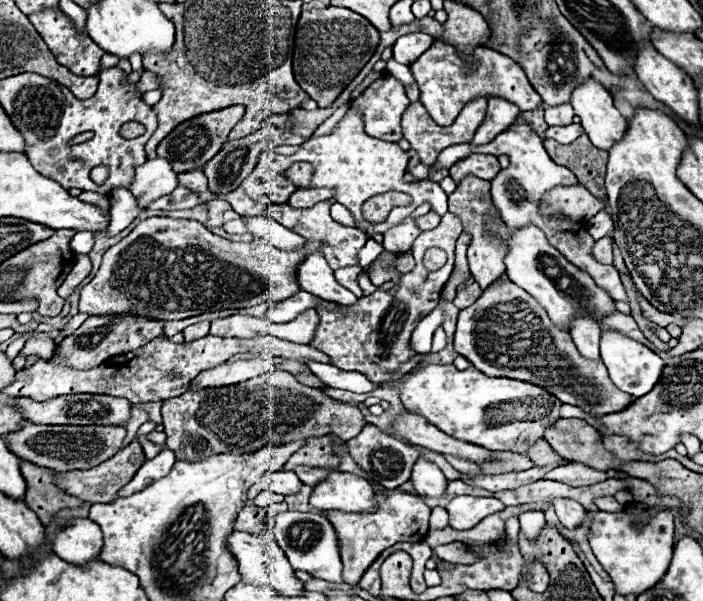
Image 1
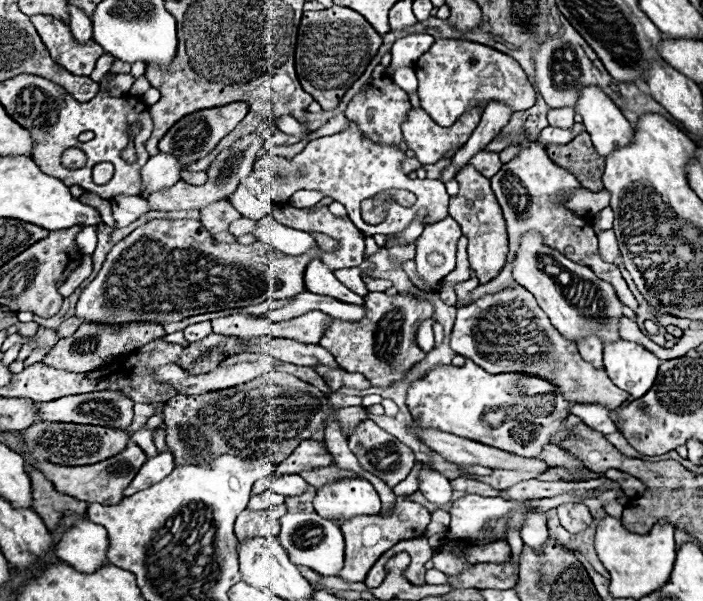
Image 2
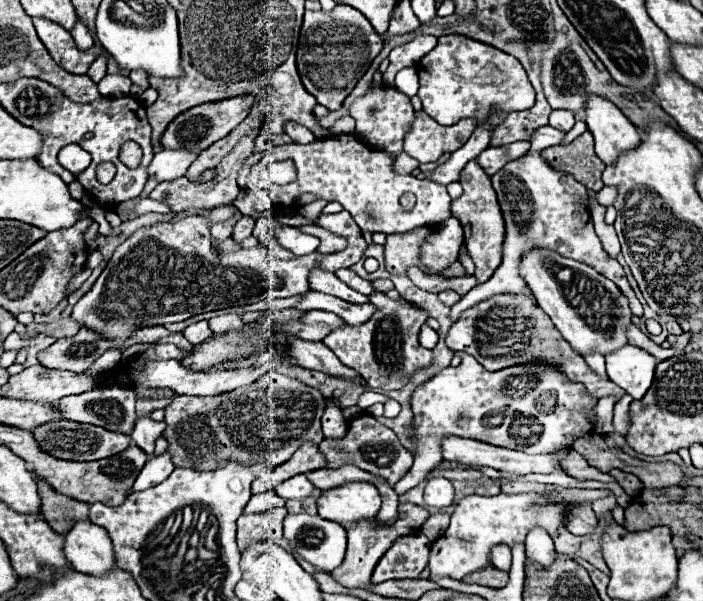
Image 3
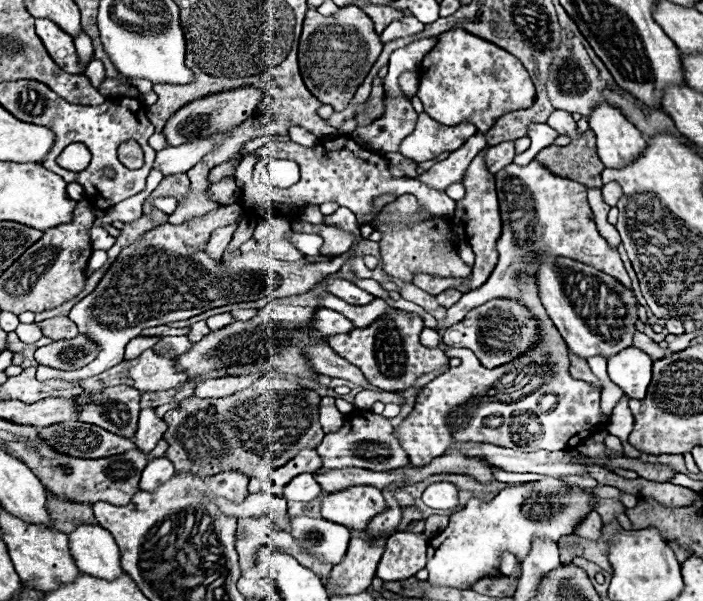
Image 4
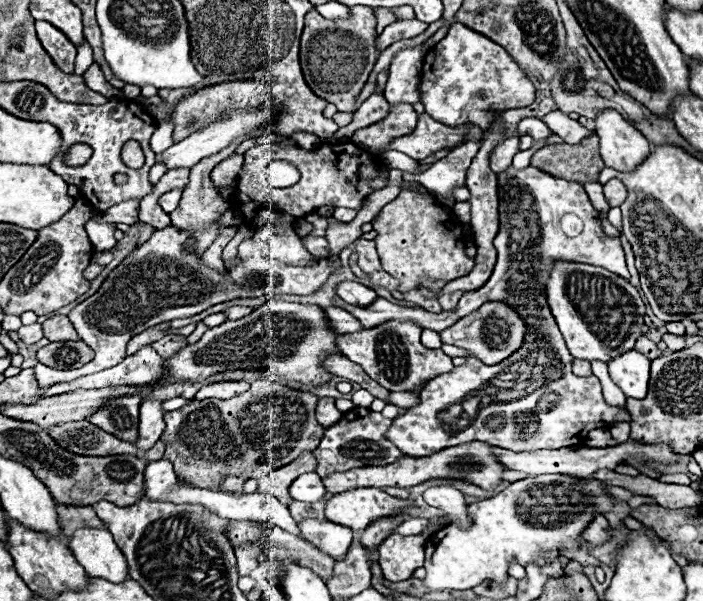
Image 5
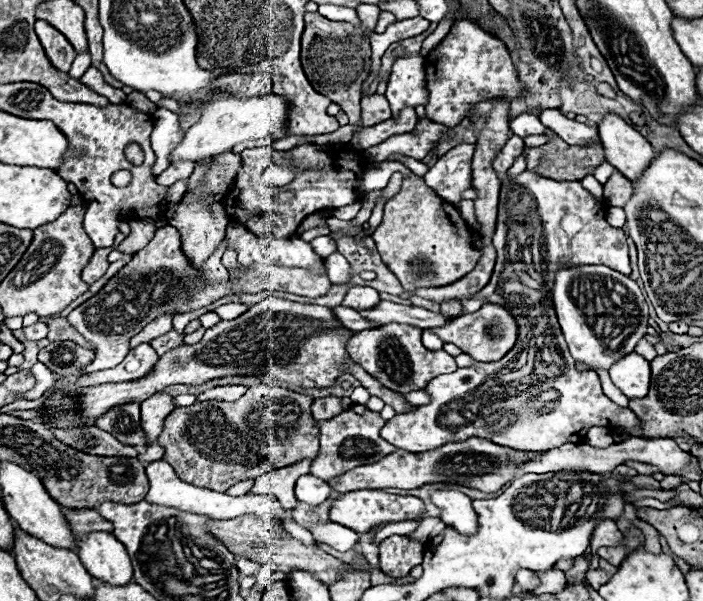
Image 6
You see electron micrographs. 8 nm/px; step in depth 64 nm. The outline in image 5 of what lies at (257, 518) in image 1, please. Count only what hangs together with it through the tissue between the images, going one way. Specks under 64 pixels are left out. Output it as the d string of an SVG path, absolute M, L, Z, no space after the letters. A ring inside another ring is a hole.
M254 542L254 544L244 544L236 550L236 558L238 558L238 570L240 570L240 576L246 576L250 574L258 562L256 562L256 556L262 548L262 542Z

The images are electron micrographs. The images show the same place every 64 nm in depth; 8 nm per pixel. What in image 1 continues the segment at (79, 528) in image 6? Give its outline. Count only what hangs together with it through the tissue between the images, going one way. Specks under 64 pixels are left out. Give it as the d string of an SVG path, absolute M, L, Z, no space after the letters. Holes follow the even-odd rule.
M22 460L20 462L22 476L28 482L26 490L26 504L38 514L44 526L52 522L58 510L64 508L80 508L84 502L80 498L68 496L64 490L60 490L54 482L54 474L48 468L36 466L32 462Z

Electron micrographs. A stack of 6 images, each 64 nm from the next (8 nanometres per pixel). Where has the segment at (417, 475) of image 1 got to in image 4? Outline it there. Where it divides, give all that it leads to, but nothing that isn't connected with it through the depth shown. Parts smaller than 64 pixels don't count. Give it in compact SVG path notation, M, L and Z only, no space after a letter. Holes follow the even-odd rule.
M436 482L424 490L422 500L430 508L456 512L458 510L458 488L450 482Z

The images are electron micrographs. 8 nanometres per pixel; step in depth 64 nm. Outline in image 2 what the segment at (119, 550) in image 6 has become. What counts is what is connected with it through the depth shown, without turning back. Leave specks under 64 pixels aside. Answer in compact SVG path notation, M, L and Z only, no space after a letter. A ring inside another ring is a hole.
M78 520L66 530L58 542L56 554L62 562L74 566L84 574L92 574L102 566L108 566L108 536L100 524L90 520Z

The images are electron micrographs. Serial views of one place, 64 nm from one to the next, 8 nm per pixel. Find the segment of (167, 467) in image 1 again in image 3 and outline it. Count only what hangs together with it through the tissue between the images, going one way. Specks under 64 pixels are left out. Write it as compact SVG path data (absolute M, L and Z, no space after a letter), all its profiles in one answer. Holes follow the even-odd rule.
M160 454L160 456L152 456L142 472L138 474L136 482L134 482L134 492L138 490L144 490L144 488L152 488L156 484L160 484L162 480L166 480L170 474L174 472L174 464L170 460L168 454Z

